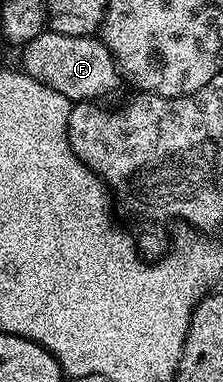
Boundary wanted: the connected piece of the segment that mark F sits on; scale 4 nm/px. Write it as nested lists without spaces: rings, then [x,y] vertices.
[[[45,31],[28,45],[22,46],[21,53],[22,72],[45,83],[45,87],[53,87],[53,91],[61,91],[61,95],[65,95],[72,103],[98,102],[103,99],[99,97],[113,92],[119,85],[121,70],[115,63],[115,56],[109,51],[107,44],[95,35],[78,37]]]

